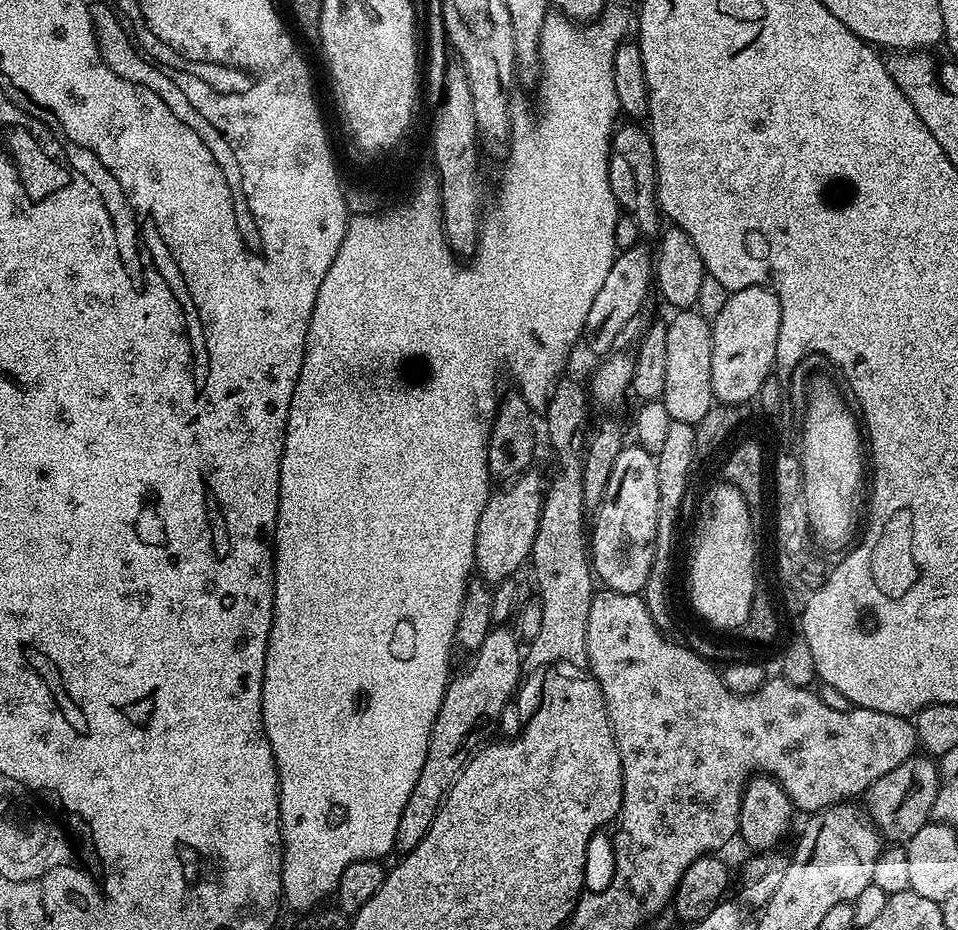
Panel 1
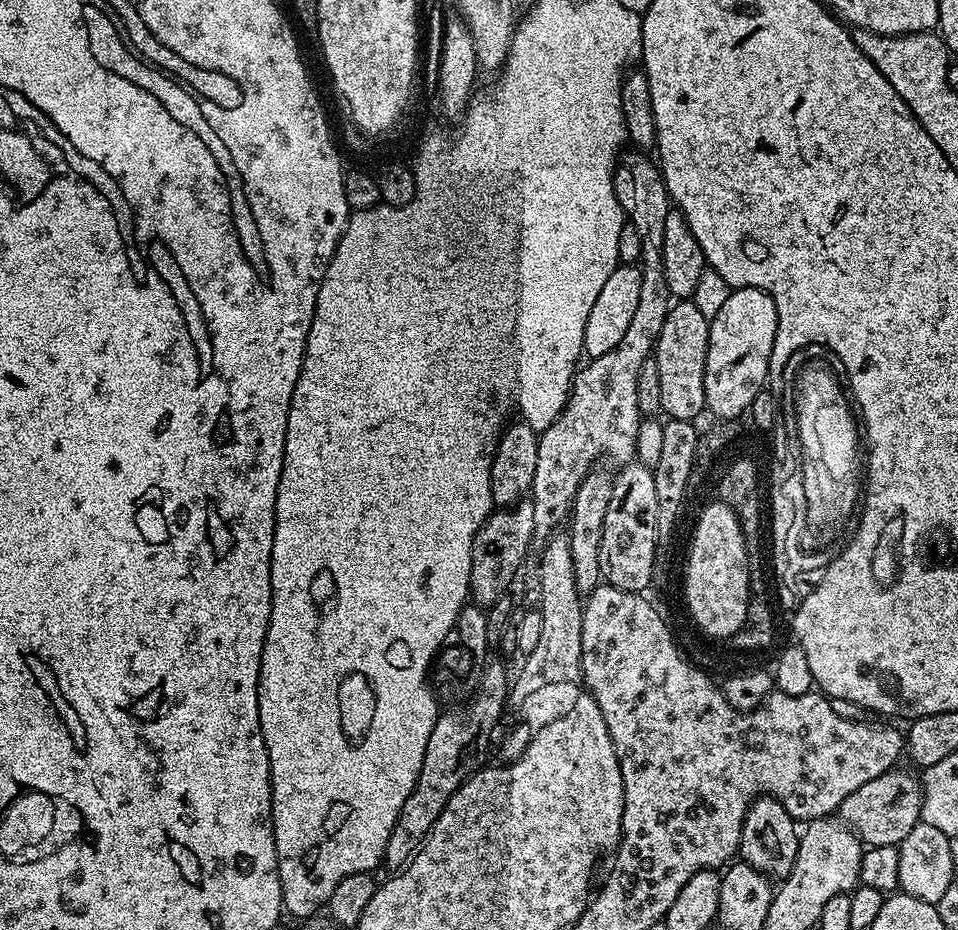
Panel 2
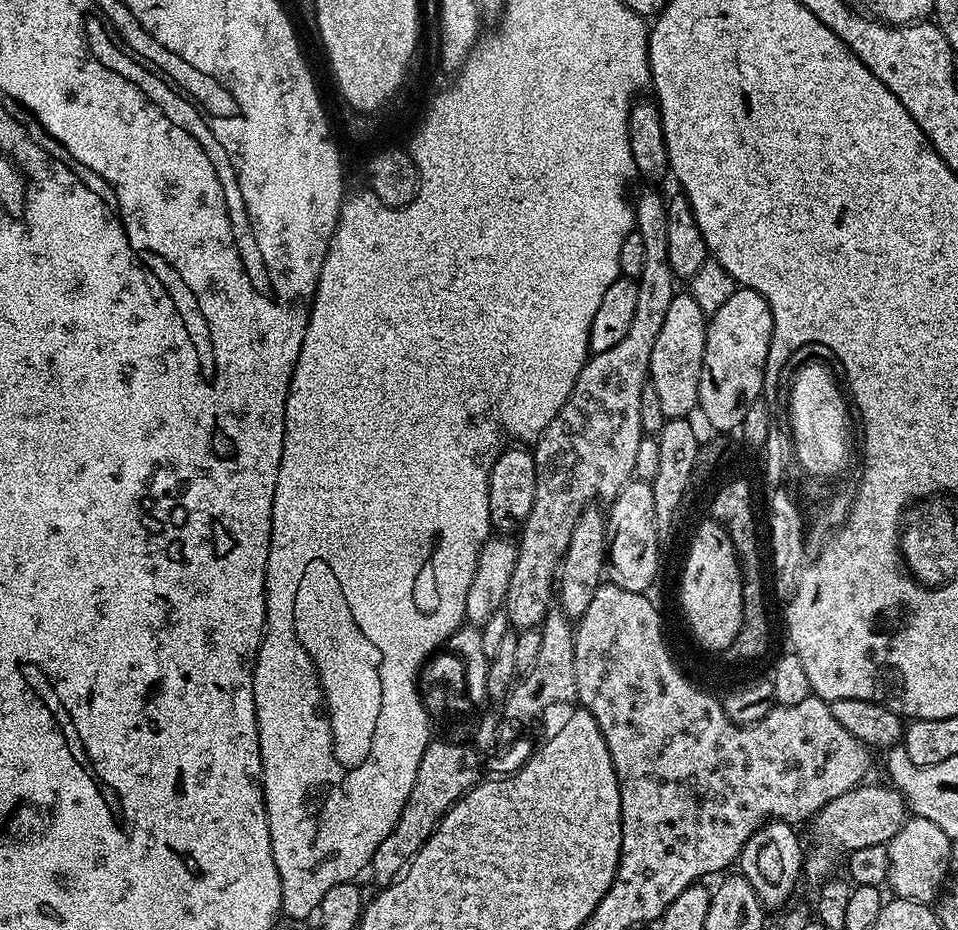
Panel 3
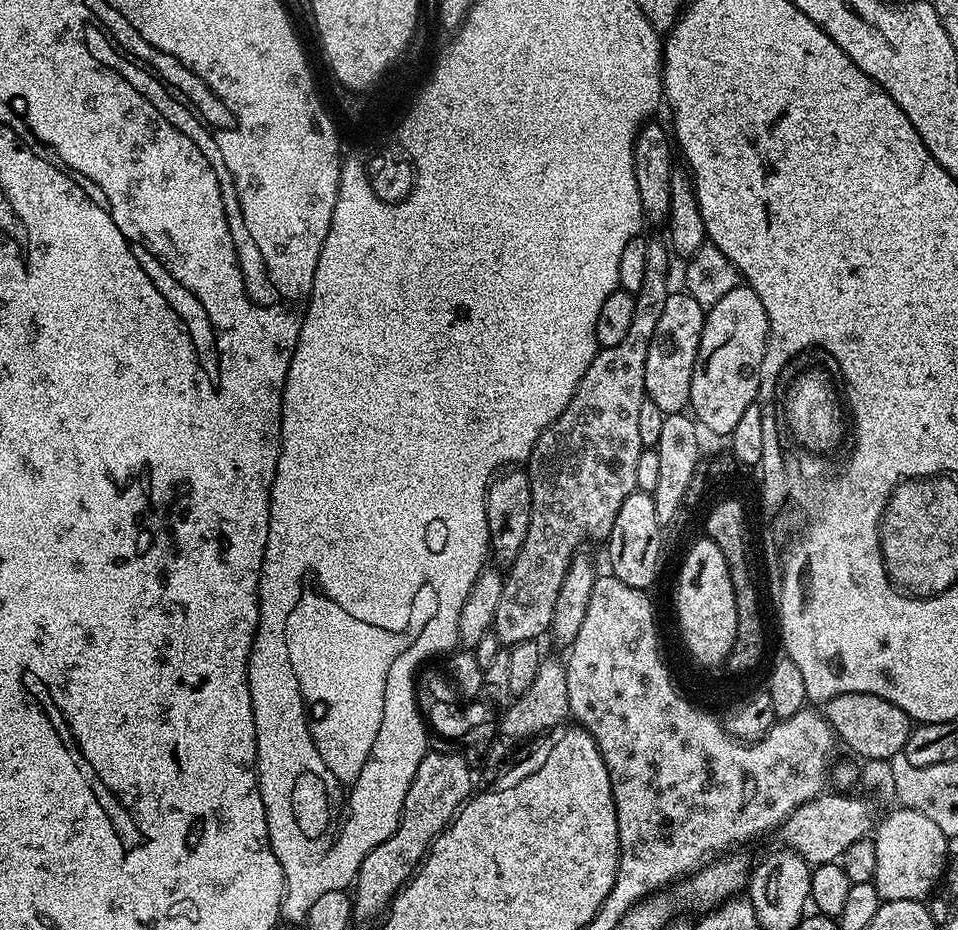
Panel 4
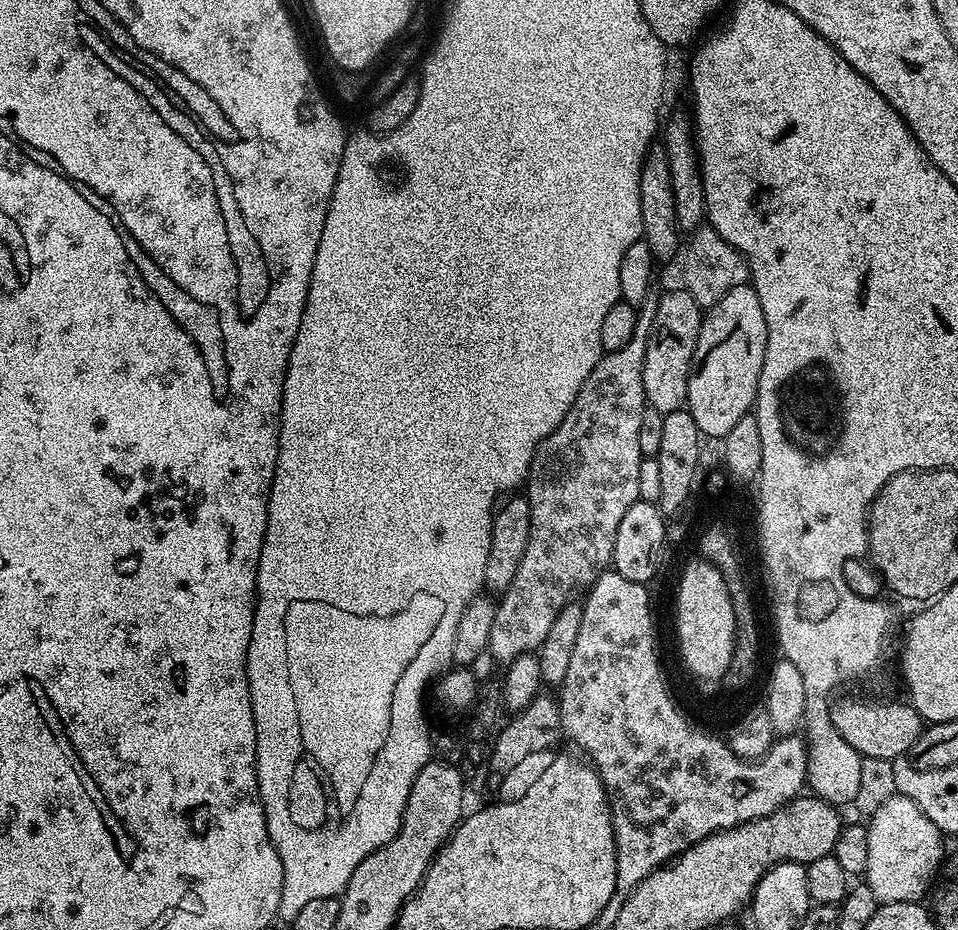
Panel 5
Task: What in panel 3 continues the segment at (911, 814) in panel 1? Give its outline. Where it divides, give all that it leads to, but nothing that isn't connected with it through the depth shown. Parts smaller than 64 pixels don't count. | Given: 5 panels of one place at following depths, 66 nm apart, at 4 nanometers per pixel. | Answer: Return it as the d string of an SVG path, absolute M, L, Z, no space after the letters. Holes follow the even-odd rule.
M865 782L859 788L852 788L846 794L838 794L838 798L826 802L826 806L822 806L822 810L816 813L814 817L817 834L822 839L829 840L836 848L844 847L843 851L845 853L862 850L862 846L887 844L888 841L892 840L894 834L898 834L898 830L904 824L910 809L905 803L904 795L901 792L896 791L887 783L884 784Z

